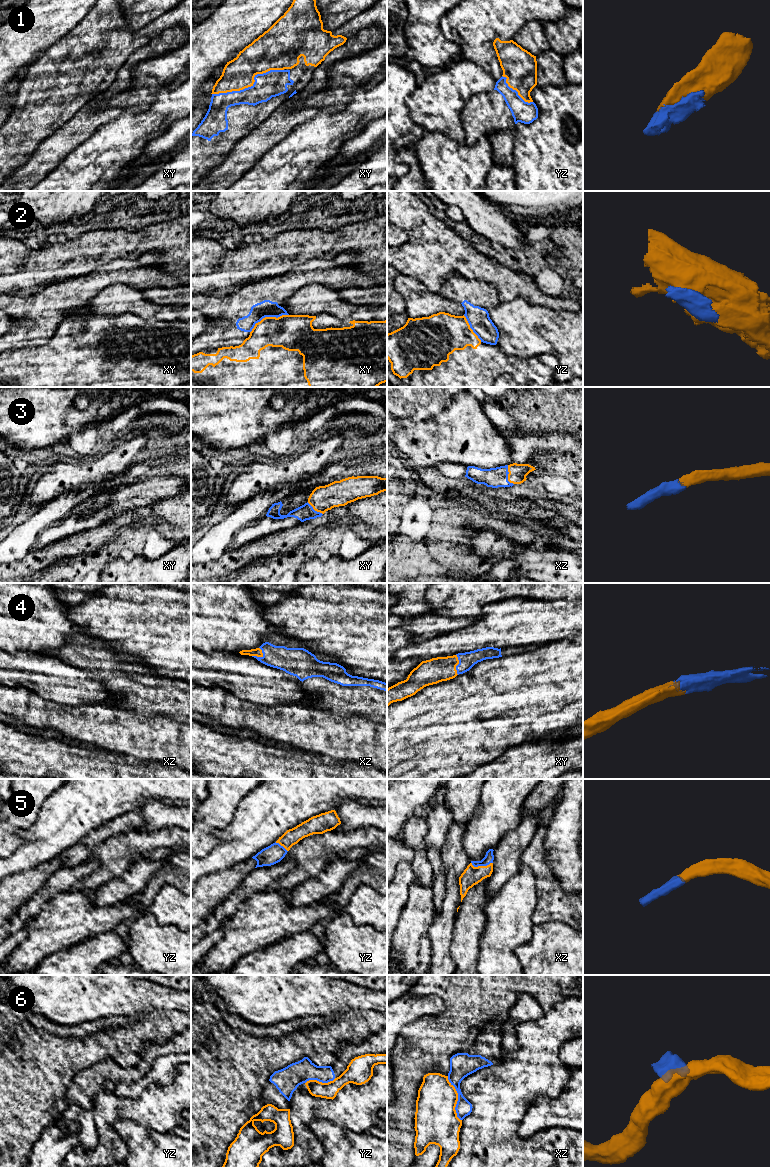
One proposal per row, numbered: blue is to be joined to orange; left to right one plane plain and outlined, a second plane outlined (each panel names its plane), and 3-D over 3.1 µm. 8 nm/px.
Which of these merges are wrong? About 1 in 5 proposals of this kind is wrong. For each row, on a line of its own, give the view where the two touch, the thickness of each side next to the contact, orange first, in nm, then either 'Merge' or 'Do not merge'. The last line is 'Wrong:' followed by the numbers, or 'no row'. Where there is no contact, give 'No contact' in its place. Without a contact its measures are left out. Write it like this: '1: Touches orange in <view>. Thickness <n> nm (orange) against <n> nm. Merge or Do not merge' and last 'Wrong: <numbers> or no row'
1: Touches orange in xy. Thickness 260 nm (orange) against 220 nm. Merge
2: Touches orange in xy. Thickness 280 nm (orange) against 140 nm. Do not merge
3: Touches orange in xz. Thickness 140 nm (orange) against 160 nm. Merge
4: Touches orange in xy. Thickness 200 nm (orange) against 140 nm. Merge
5: Touches orange in xz. Thickness 150 nm (orange) against 80 nm. Merge
6: Touches orange in xz. Thickness 340 nm (orange) against 180 nm. Do not merge
Wrong: 2, 6

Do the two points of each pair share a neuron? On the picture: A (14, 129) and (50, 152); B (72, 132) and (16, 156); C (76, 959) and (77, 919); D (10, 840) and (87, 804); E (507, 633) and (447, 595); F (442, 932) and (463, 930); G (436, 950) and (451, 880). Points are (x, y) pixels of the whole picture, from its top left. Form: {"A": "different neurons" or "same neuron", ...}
{"A": "different neurons", "B": "different neurons", "C": "different neurons", "D": "different neurons", "E": "different neurons", "F": "different neurons", "G": "same neuron"}

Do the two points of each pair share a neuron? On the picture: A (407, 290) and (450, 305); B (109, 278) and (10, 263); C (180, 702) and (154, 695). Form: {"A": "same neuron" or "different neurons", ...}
{"A": "same neuron", "B": "different neurons", "C": "same neuron"}

